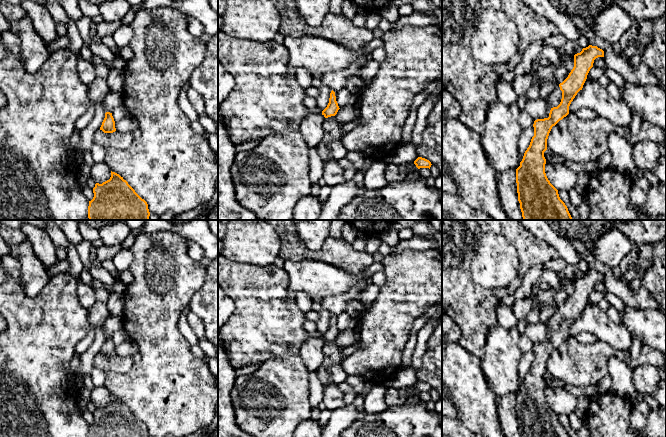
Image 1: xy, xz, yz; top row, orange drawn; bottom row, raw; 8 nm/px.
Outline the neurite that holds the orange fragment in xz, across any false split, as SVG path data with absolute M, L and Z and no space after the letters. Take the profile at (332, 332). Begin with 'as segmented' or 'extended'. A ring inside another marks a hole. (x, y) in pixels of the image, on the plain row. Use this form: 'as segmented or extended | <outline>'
as segmented | M332 314L330 317L329 327L327 331L322 335L322 339L325 342L335 340L339 334L338 327L336 325L335 316Z

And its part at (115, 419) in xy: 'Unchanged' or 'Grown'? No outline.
Unchanged

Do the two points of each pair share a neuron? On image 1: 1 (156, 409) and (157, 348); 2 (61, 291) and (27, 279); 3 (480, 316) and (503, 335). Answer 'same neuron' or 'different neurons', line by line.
1: same neuron
2: different neurons
3: different neurons

